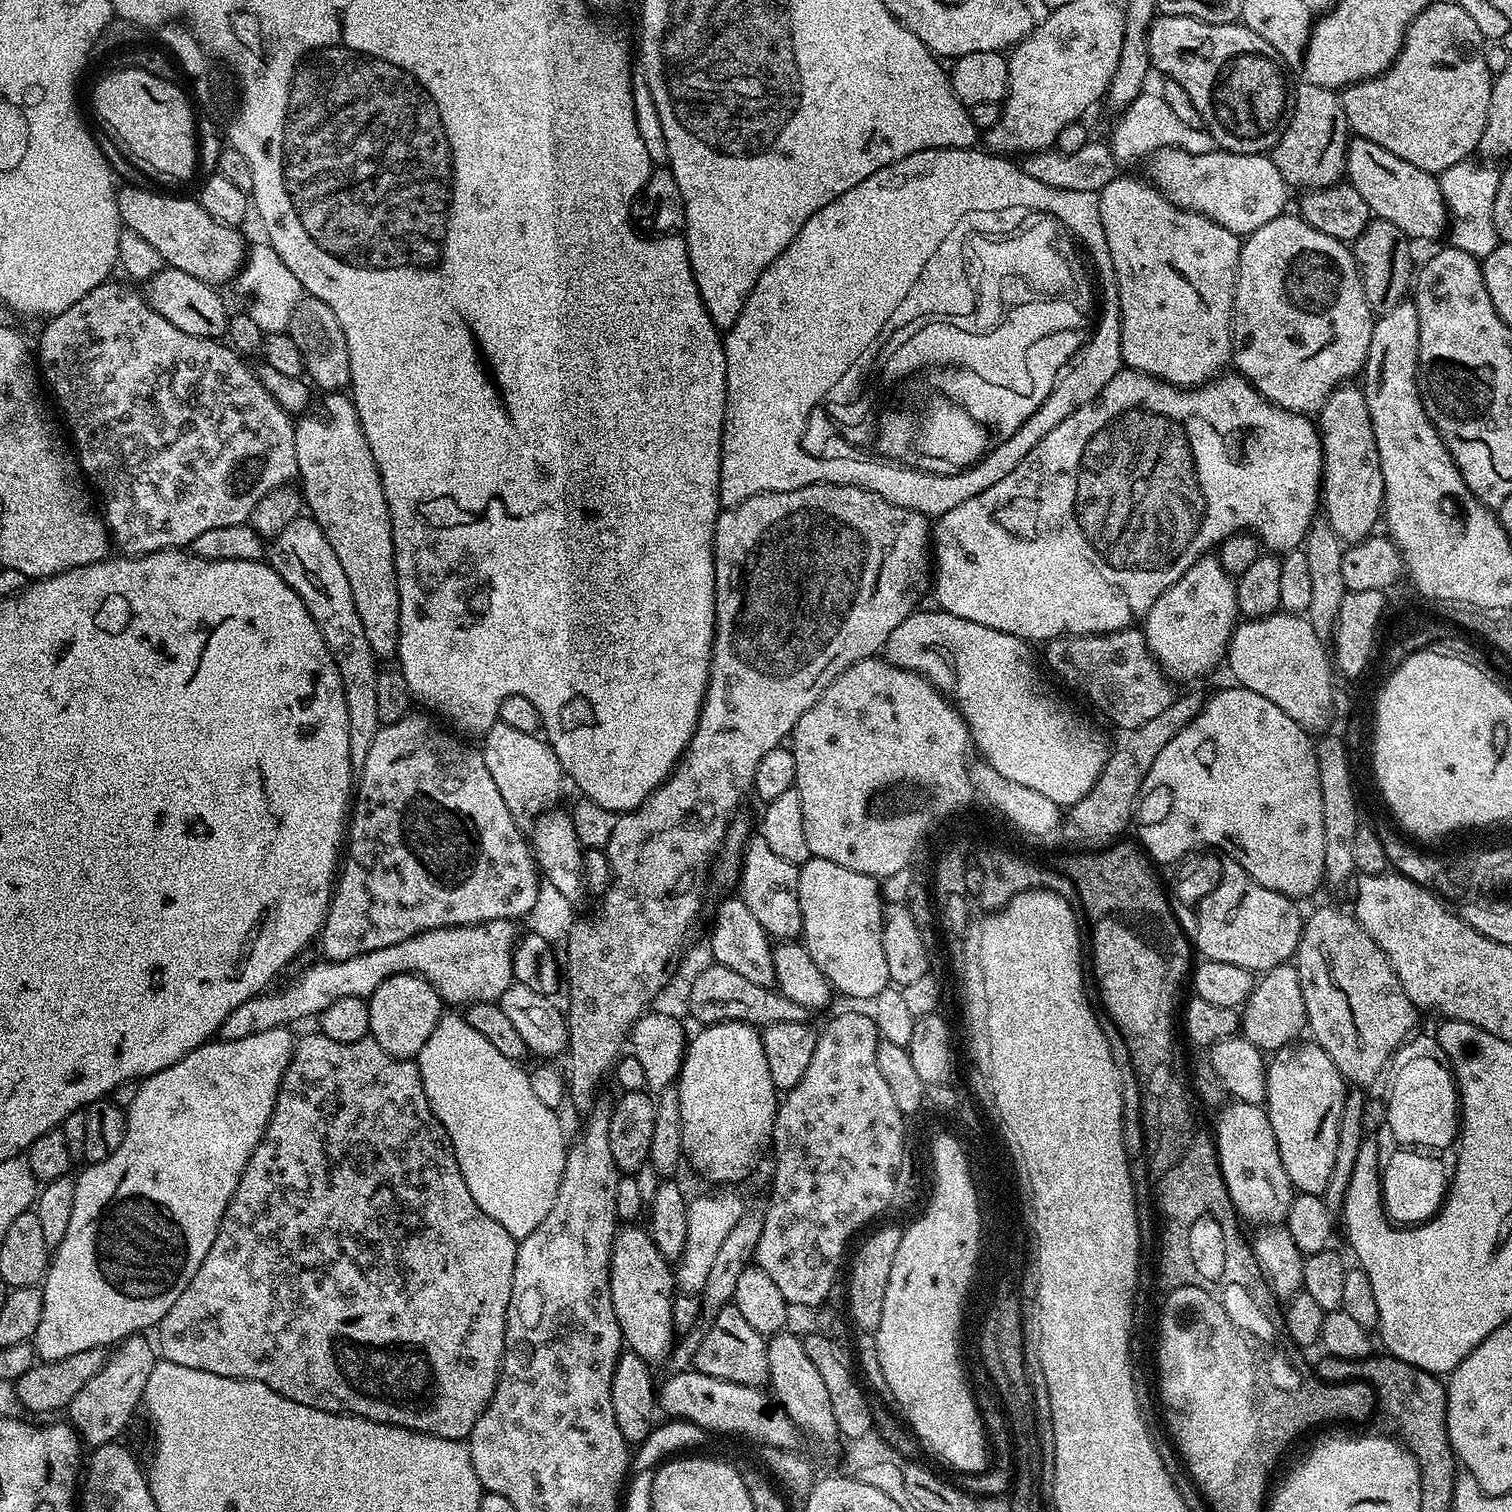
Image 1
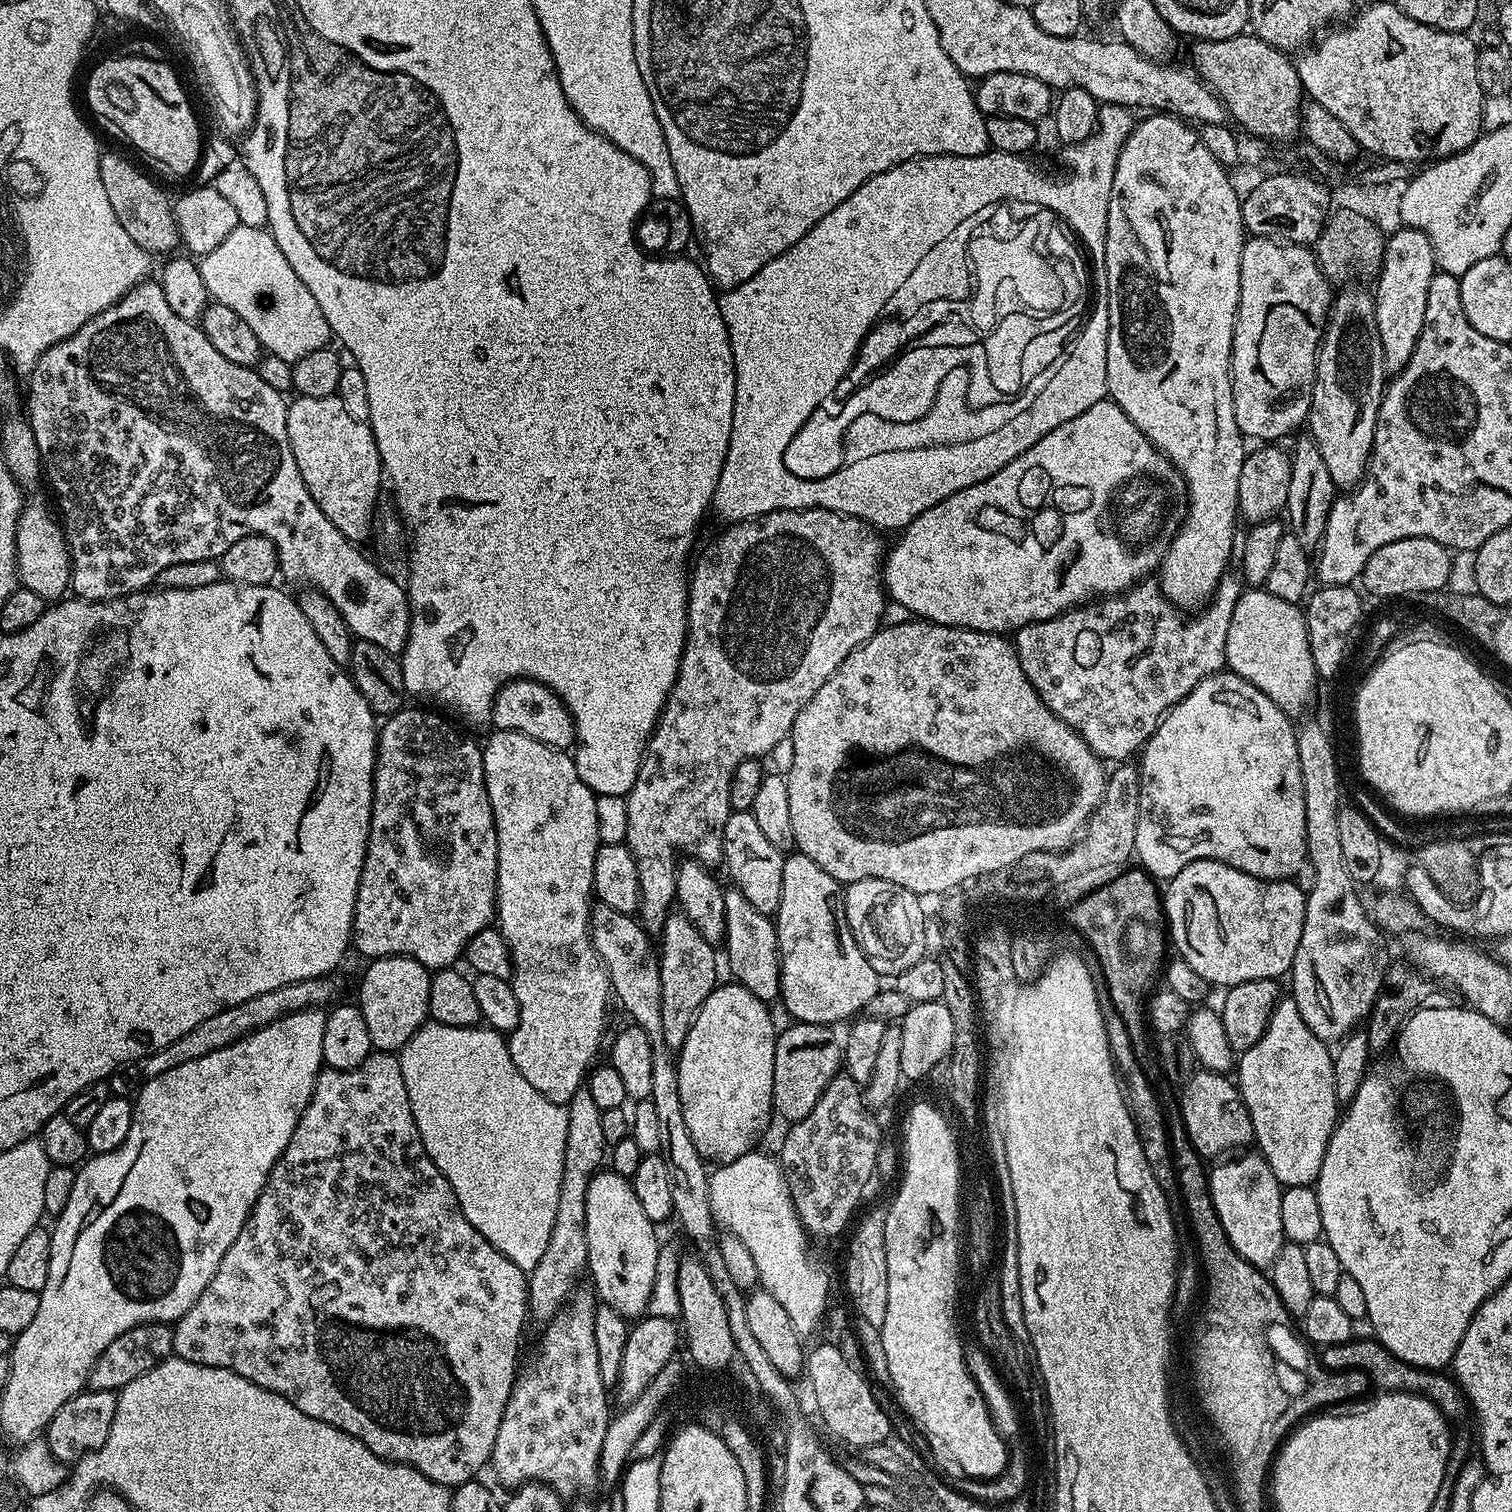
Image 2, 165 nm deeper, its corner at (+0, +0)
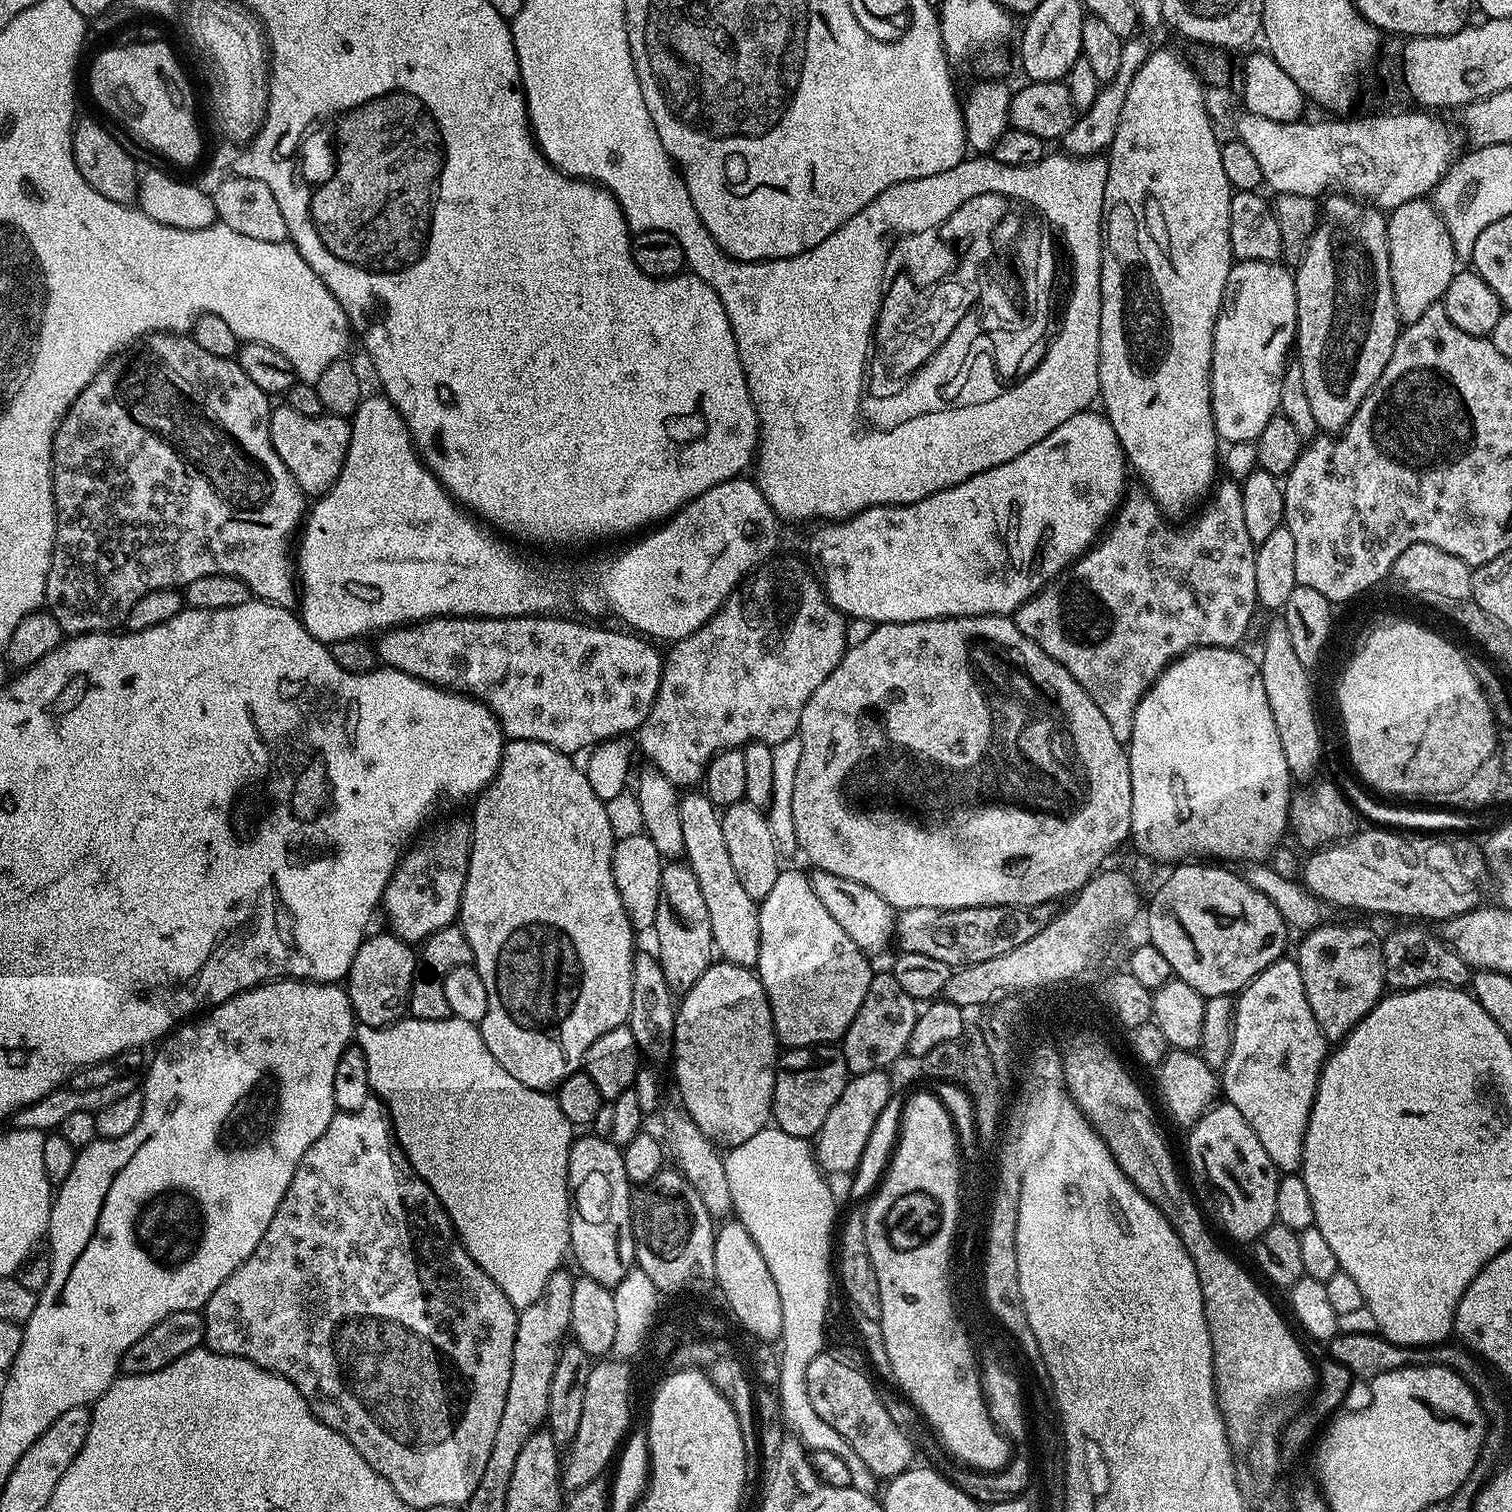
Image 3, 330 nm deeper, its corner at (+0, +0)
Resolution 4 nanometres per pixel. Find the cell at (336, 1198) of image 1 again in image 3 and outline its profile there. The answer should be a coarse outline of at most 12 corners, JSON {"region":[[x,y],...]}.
{"region":[[383,1100],[202,1309],[414,1510],[464,1506],[518,1310]]}

